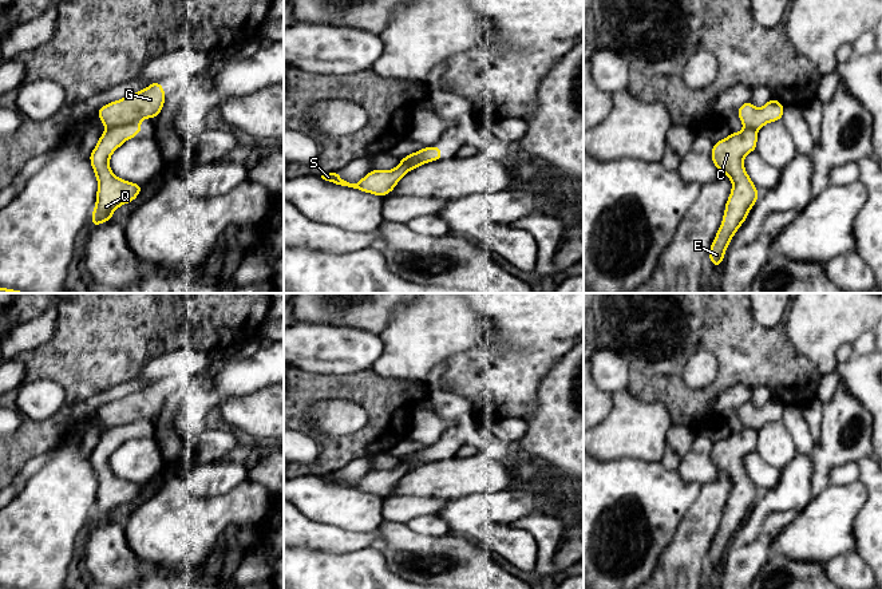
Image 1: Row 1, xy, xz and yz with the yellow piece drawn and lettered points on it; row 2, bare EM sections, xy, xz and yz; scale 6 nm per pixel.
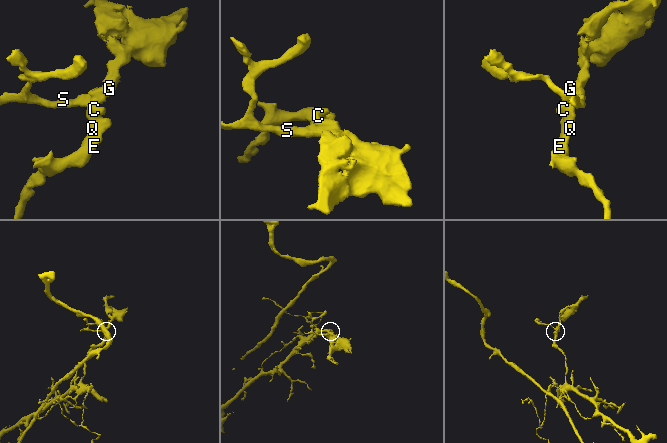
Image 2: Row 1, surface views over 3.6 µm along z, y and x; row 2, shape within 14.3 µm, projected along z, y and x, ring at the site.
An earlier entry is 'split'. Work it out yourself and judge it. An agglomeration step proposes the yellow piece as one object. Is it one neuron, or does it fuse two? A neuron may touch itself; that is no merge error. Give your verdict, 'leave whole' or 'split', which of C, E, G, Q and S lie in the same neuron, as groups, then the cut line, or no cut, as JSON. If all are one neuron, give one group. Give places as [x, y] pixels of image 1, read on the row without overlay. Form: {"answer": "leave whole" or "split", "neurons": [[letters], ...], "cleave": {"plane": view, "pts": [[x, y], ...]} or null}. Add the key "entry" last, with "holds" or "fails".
{"answer": "split", "neurons": [["C", "E", "Q", "S"], ["G"]], "cleave": {"plane": "xy", "pts": [[138, 421], [107, 427]]}, "entry": "holds"}

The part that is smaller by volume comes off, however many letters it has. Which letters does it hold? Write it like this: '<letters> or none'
G

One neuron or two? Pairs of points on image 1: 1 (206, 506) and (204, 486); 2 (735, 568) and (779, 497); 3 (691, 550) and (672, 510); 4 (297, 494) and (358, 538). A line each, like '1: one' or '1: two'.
1: two
2: one
3: two
4: two

